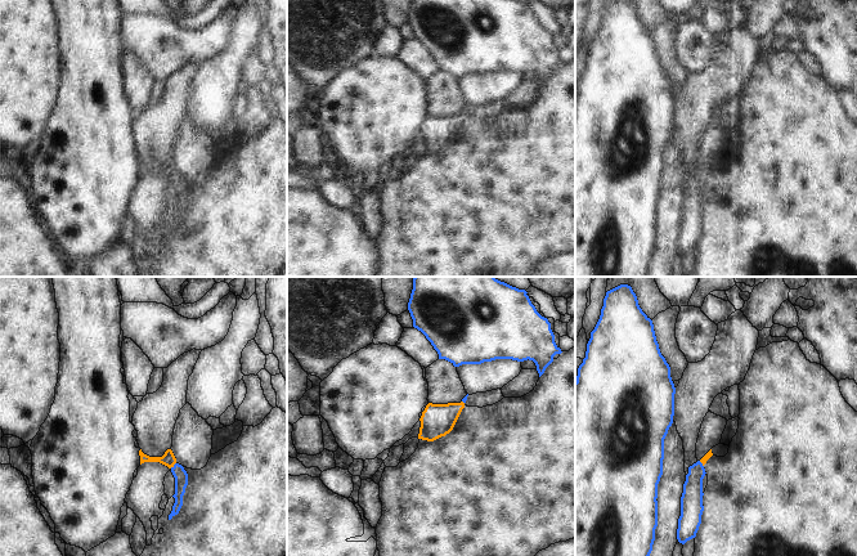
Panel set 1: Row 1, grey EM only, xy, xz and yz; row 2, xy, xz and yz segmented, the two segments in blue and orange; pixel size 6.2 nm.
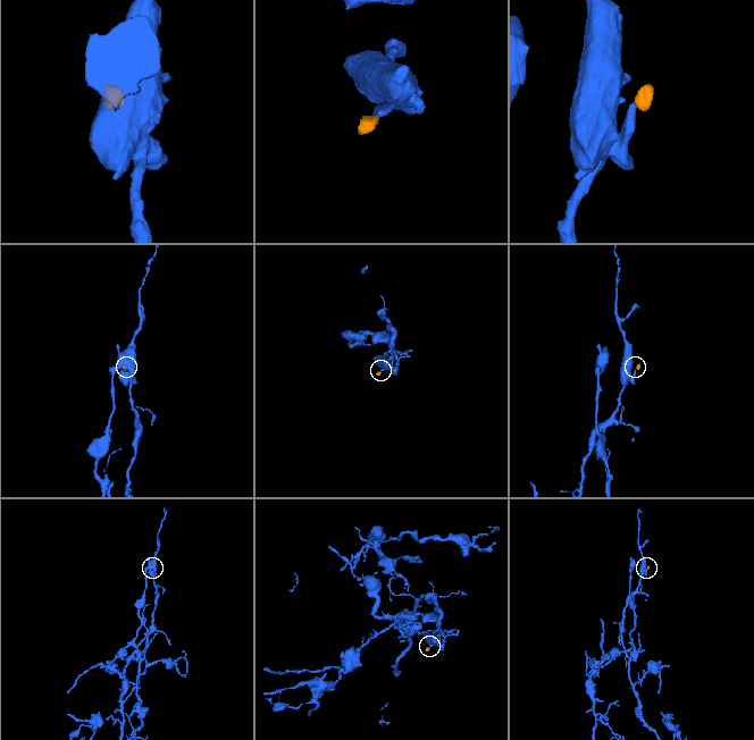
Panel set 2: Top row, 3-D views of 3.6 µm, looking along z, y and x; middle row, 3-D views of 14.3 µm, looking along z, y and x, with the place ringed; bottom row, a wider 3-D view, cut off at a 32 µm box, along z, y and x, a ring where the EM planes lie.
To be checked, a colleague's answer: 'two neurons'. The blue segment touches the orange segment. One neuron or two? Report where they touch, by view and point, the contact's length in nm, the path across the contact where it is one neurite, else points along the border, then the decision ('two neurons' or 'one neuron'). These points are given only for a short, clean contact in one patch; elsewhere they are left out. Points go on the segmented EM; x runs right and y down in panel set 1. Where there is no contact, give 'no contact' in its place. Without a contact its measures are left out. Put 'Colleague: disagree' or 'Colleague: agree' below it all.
meets blue in xy at (174, 465); contact 50 nm long; runs through xy (180, 475), (174, 465), (169, 460); one neuron
Colleague: disagree

